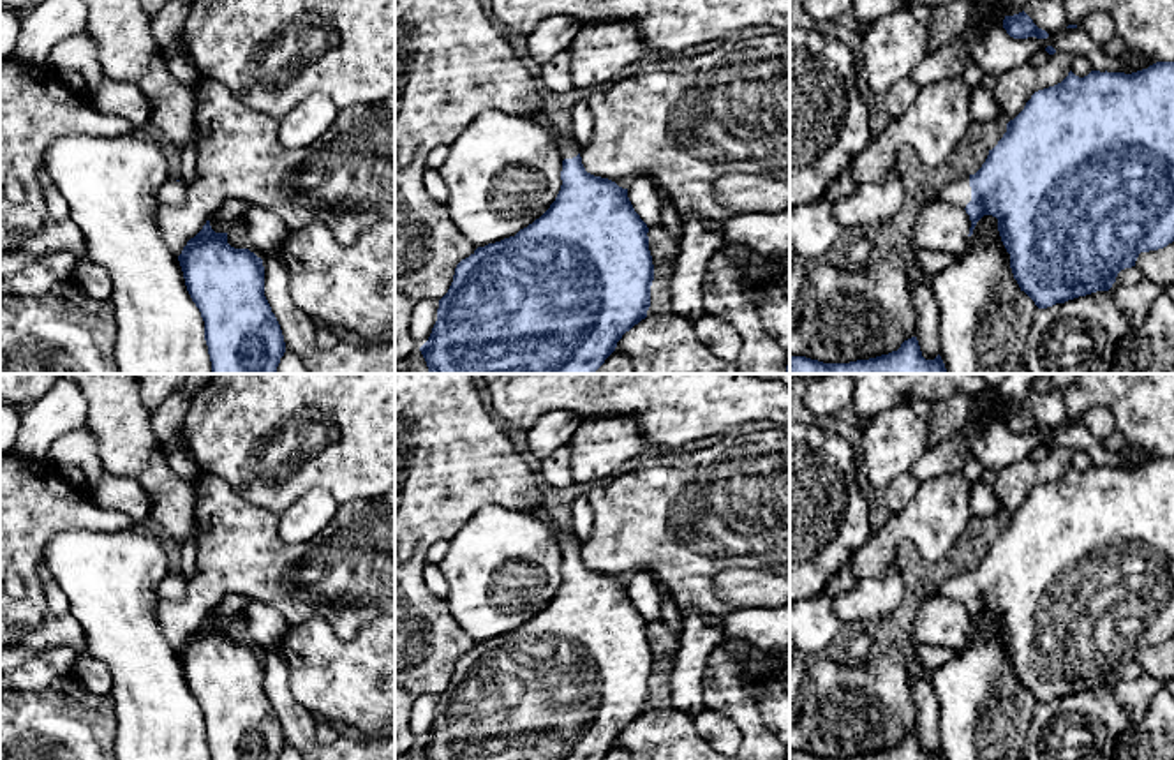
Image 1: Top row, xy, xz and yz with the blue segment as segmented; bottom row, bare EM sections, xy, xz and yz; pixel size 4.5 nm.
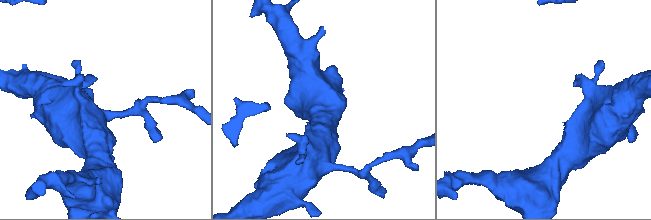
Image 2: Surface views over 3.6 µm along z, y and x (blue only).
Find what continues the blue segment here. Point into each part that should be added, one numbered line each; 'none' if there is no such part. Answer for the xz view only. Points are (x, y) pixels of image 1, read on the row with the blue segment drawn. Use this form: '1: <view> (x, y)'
1: xz (568, 147)

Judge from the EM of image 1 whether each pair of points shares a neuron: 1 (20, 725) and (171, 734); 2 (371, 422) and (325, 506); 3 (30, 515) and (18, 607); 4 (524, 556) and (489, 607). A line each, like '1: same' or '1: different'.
1: different
2: different
3: same
4: same

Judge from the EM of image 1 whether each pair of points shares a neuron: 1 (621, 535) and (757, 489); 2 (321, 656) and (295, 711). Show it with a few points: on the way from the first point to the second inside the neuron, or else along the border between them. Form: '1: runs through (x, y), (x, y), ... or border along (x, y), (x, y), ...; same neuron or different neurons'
1: runs through (654, 519), (691, 515), (704, 505), (723, 503); same neuron
2: border along (286, 663), (289, 690), (311, 713); different neurons

